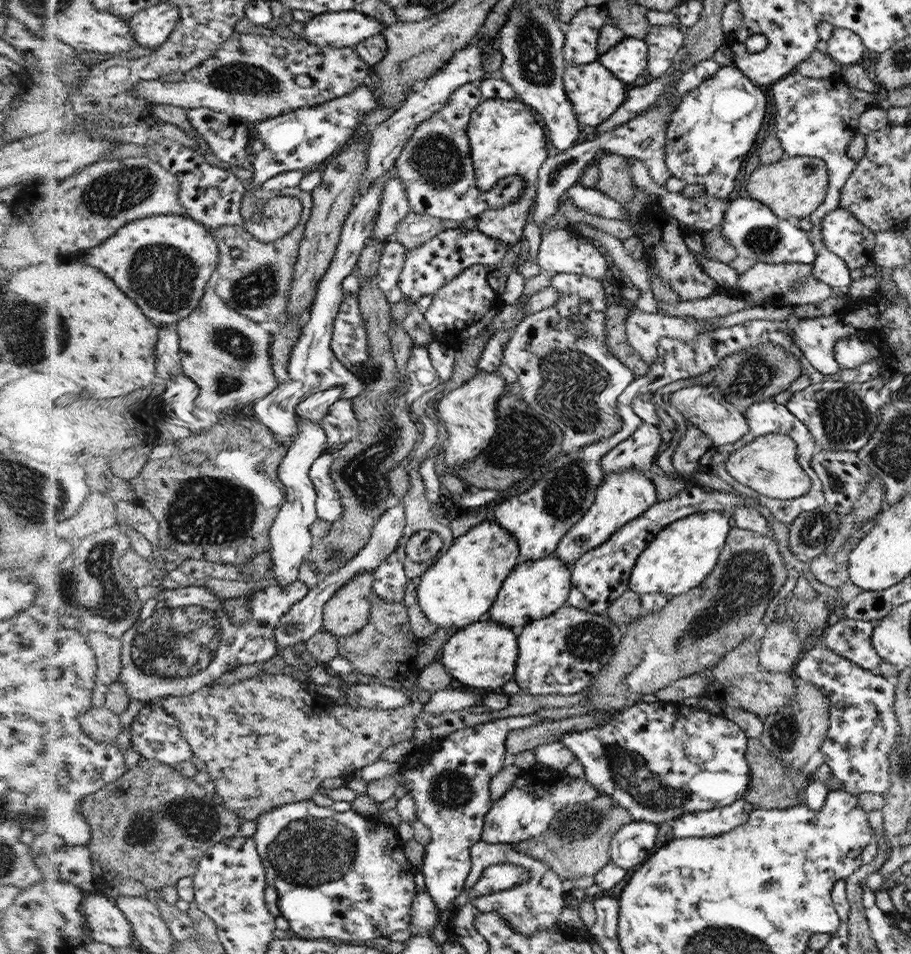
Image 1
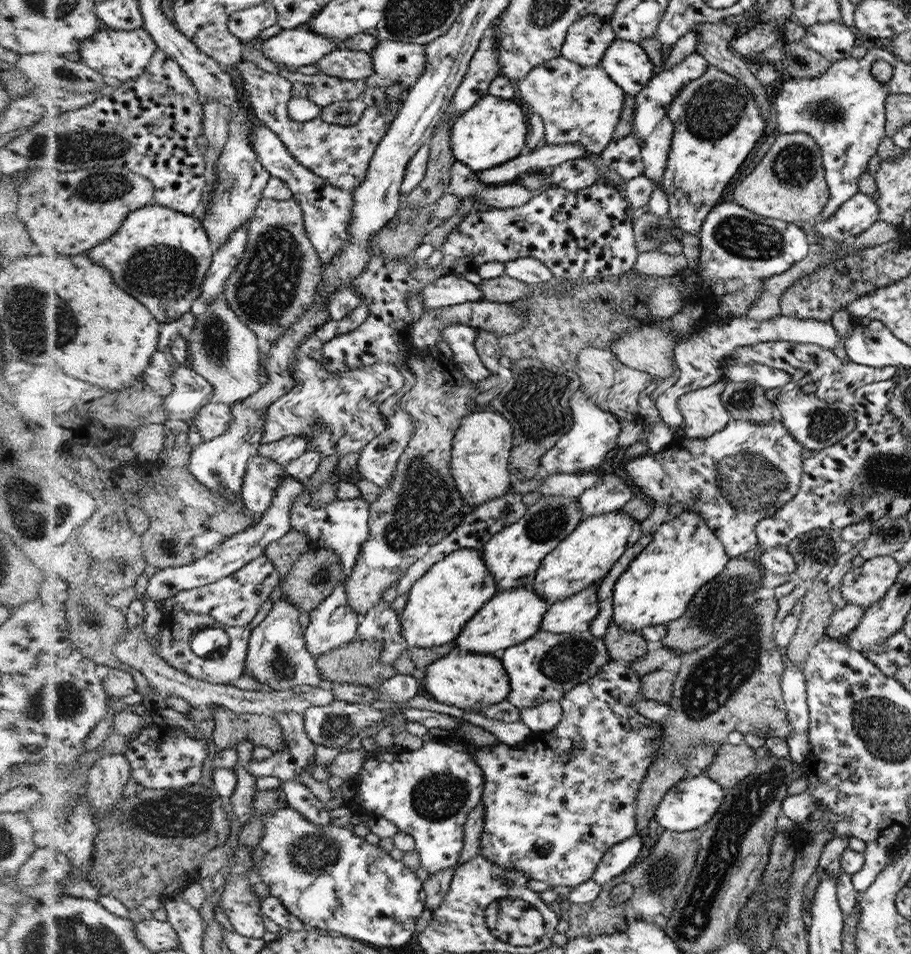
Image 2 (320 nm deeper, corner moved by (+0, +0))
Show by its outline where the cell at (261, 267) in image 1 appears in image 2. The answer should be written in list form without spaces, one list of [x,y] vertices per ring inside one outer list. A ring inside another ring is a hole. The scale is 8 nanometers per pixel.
[[[263,198],[255,217],[251,220],[249,230],[250,242],[242,262],[237,266],[227,284],[224,297],[234,312],[250,327],[257,331],[262,340],[272,343],[282,338],[291,326],[314,303],[316,292],[323,280],[323,268],[316,249],[307,237],[303,221],[303,210],[297,199],[274,200]]]

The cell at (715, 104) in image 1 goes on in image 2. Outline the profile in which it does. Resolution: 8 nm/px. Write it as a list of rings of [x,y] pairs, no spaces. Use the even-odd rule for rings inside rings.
[[[711,65],[702,76],[682,86],[668,110],[668,116],[673,122],[674,130],[661,187],[666,193],[669,215],[675,226],[683,233],[698,235],[704,226],[705,218],[710,210],[718,205],[718,200],[722,198],[732,176],[740,170],[742,162],[748,158],[750,150],[760,140],[760,130],[762,136],[767,132],[767,120],[761,115],[761,108],[757,106],[753,92],[744,83]]]

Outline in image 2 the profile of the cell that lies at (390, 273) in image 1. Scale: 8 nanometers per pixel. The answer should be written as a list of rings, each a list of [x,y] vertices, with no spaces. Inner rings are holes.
[[[360,306],[342,320],[326,321],[316,333],[297,346],[297,360],[293,366],[293,377],[297,379],[297,384],[285,397],[267,408],[266,444],[278,442],[293,434],[306,434],[305,437],[309,438],[308,449],[317,450],[321,458],[334,454],[343,457],[348,452],[361,451],[374,437],[384,432],[386,422],[379,411],[379,404],[398,392],[405,383],[398,364],[374,363],[332,374],[322,367],[320,361],[324,343],[356,329],[372,313],[369,309]]]

